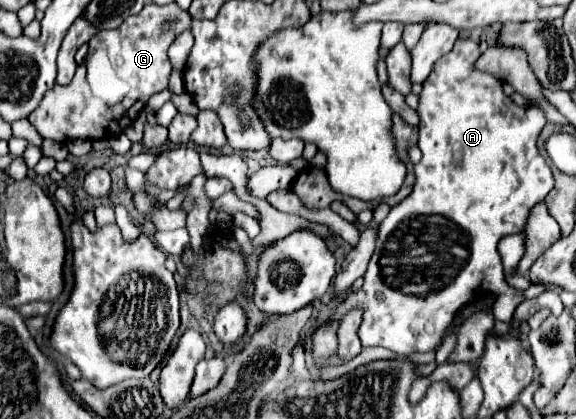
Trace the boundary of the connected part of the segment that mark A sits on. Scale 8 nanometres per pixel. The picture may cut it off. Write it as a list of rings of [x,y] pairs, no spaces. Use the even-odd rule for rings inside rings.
[[[459,38],[453,46],[453,50],[445,56],[441,56],[435,66],[433,66],[433,72],[429,74],[429,78],[423,82],[423,90],[419,94],[419,118],[421,118],[421,124],[419,124],[419,150],[423,152],[423,158],[421,162],[415,164],[415,188],[413,192],[403,200],[399,202],[397,206],[391,208],[389,216],[381,222],[379,226],[379,240],[377,240],[377,248],[375,248],[375,254],[369,262],[369,268],[365,272],[365,284],[359,292],[349,292],[335,308],[335,312],[329,316],[329,320],[319,326],[313,336],[311,336],[311,352],[313,352],[313,360],[317,366],[323,366],[325,362],[329,362],[335,354],[337,354],[337,330],[339,330],[339,324],[343,320],[343,316],[351,310],[363,310],[363,322],[359,326],[359,340],[363,346],[383,346],[399,356],[409,356],[413,352],[435,352],[445,336],[445,330],[449,328],[449,324],[453,322],[453,318],[457,316],[457,312],[467,306],[469,302],[475,302],[483,296],[487,296],[489,292],[493,294],[499,294],[501,298],[501,320],[511,324],[513,320],[513,312],[517,308],[517,304],[523,300],[523,292],[521,290],[515,290],[511,286],[507,286],[505,282],[505,274],[503,274],[503,264],[501,264],[501,258],[499,258],[499,252],[497,252],[497,242],[503,238],[503,236],[509,236],[513,232],[521,232],[527,224],[527,216],[529,216],[529,210],[541,202],[547,192],[553,188],[553,176],[551,176],[551,170],[545,162],[545,158],[539,154],[539,148],[537,148],[537,140],[539,140],[539,134],[541,130],[545,128],[547,124],[547,118],[545,118],[545,112],[537,106],[517,106],[511,102],[509,96],[503,94],[503,86],[501,82],[491,76],[491,74],[485,74],[485,72],[477,72],[473,68],[473,62],[479,58],[479,46],[473,42],[473,40],[465,40],[465,38]]]

